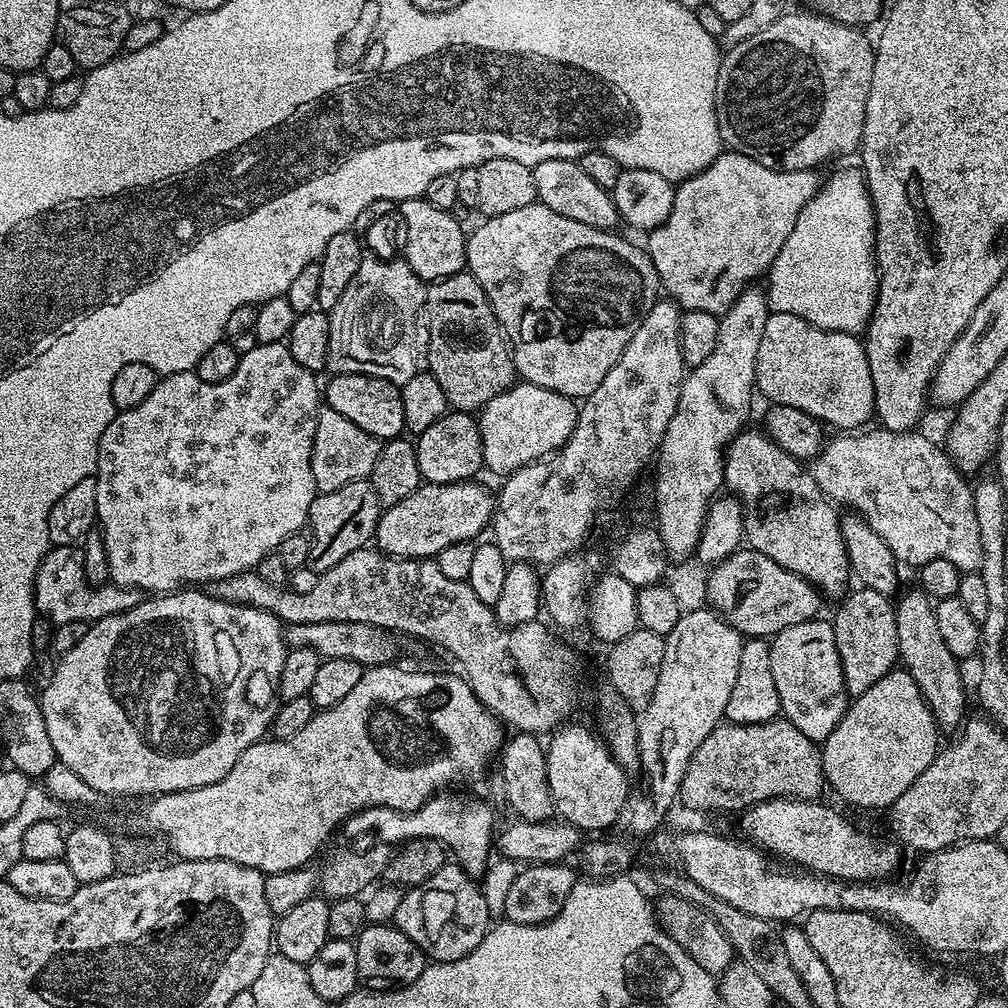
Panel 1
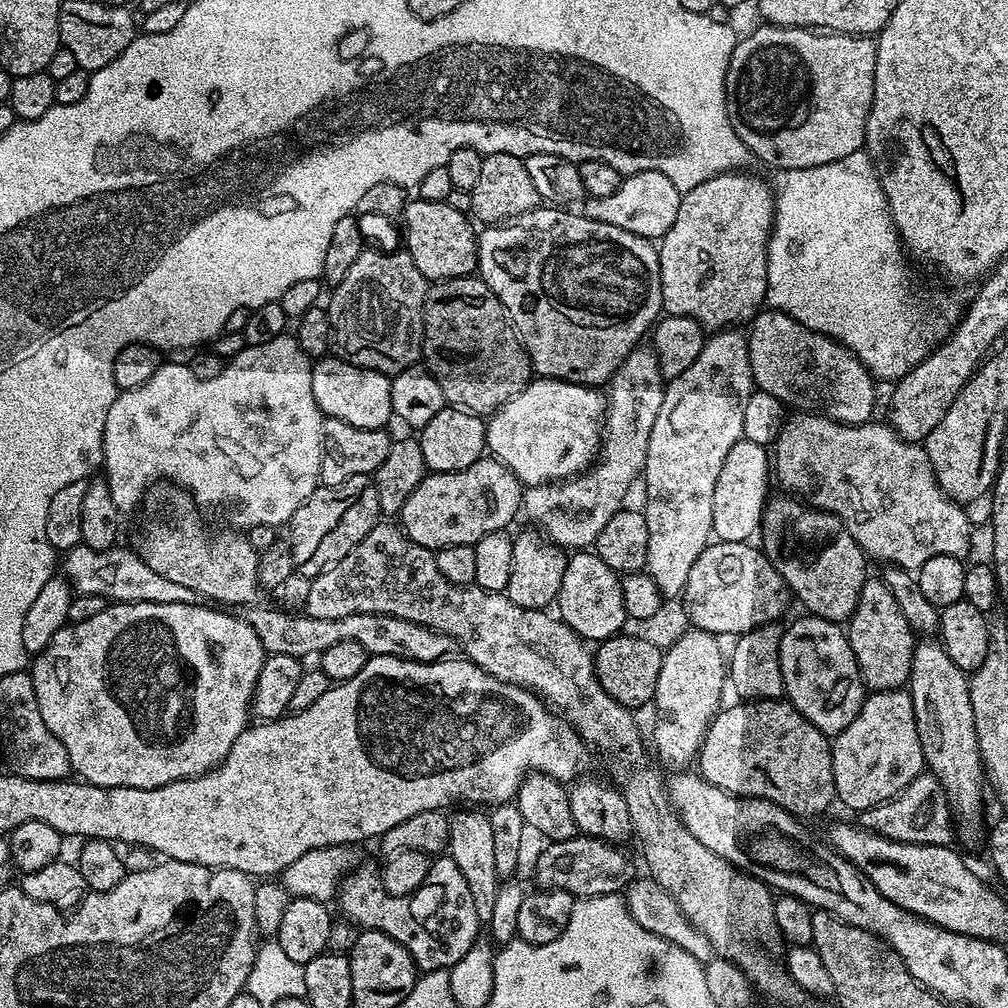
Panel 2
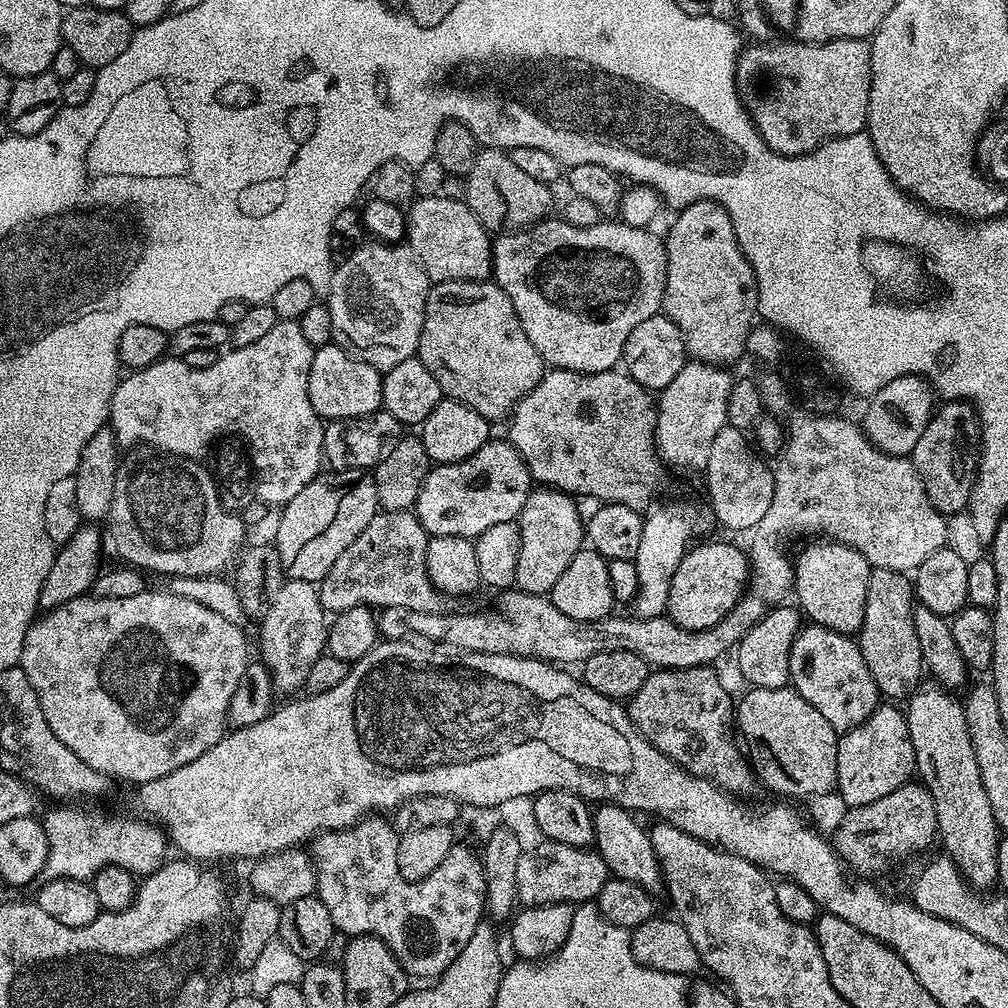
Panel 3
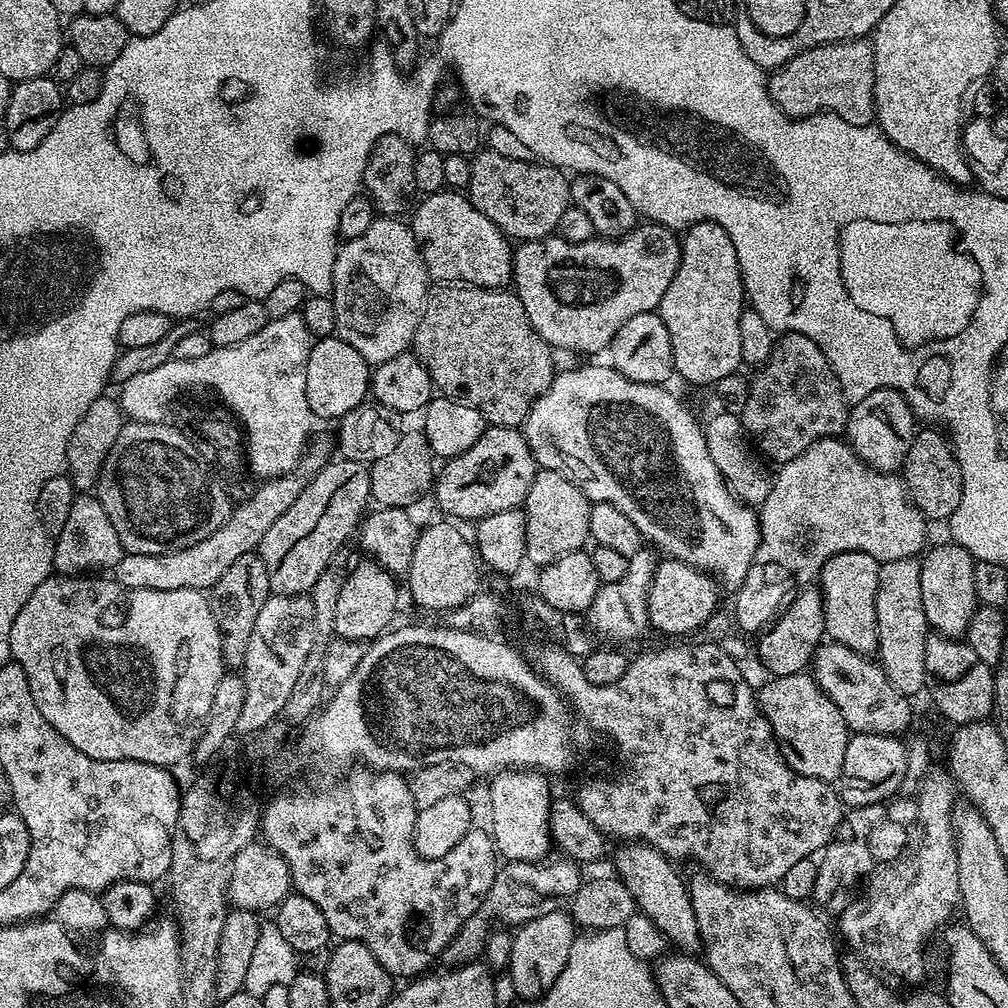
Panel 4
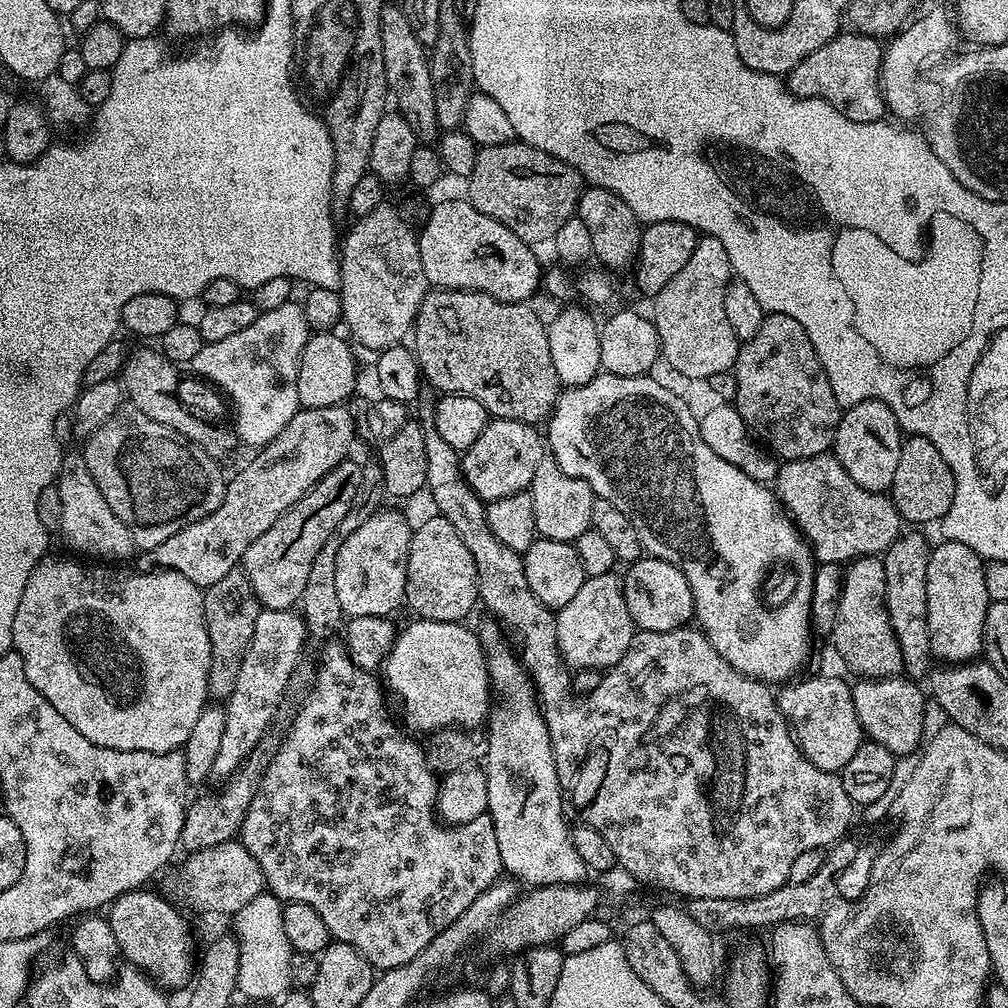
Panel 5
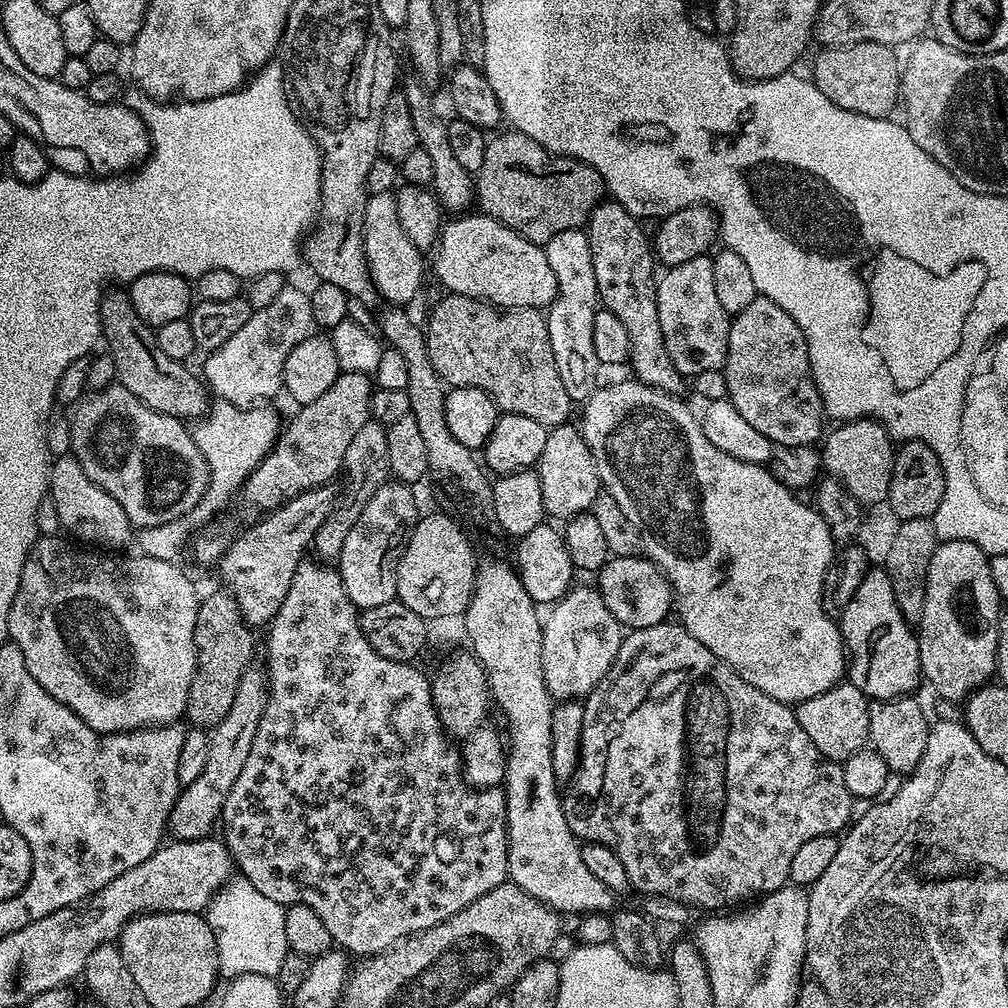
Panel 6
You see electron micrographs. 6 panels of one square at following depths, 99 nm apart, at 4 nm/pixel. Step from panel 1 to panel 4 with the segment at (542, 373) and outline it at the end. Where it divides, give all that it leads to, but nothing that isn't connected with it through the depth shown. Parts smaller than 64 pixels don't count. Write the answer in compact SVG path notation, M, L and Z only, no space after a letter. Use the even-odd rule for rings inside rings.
M651 222L641 223L632 229L625 236L615 238L593 238L588 241L568 241L564 240L559 234L544 236L541 240L525 240L515 245L512 253L512 279L516 297L522 302L526 310L526 318L530 318L530 326L538 330L538 334L554 350L565 348L568 352L600 352L603 353L608 345L612 343L614 334L622 330L622 322L630 322L634 314L646 314L655 312L659 309L662 302L662 294L666 294L670 282L674 282L674 274L678 270L680 261L680 240L677 233L671 228L663 228L661 224Z

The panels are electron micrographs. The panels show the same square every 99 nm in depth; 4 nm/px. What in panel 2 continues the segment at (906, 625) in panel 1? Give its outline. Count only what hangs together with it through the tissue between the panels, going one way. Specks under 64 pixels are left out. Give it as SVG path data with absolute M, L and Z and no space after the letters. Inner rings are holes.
M928 638L923 642L917 643L914 650L914 658L912 659L912 672L908 676L908 683L906 691L909 696L912 697L912 705L914 706L914 726L918 726L918 742L922 742L922 754L924 755L924 762L927 771L931 775L935 776L936 781L942 786L944 796L948 799L948 808L952 811L952 819L954 821L954 832L964 844L976 844L981 843L982 832L980 836L980 823L984 820L984 792L983 788L986 788L986 777L984 774L984 764L980 761L980 751L978 750L978 734L974 734L974 709L970 707L970 694L968 693L969 677L958 666L954 666L954 662L950 662L950 658L946 654L944 645L937 642L935 639Z

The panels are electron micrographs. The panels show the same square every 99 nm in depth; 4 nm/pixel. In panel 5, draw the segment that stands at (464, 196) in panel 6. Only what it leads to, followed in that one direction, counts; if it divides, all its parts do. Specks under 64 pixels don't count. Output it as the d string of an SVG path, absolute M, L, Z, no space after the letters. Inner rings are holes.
M385 5L381 9L380 29L386 82L391 99L394 101L395 111L404 116L420 142L435 141L441 135L442 129L438 118L435 117L434 86L431 82L427 47L419 42L403 7L399 5Z

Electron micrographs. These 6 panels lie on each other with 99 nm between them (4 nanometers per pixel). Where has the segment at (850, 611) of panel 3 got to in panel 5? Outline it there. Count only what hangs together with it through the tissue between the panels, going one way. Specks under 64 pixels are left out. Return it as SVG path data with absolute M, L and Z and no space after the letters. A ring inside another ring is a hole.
M860 556L843 569L844 581L838 602L838 618L830 643L836 647L840 660L853 672L853 677L865 680L884 680L887 676L900 676L904 672L902 650L890 626L886 606L886 570L880 556Z

